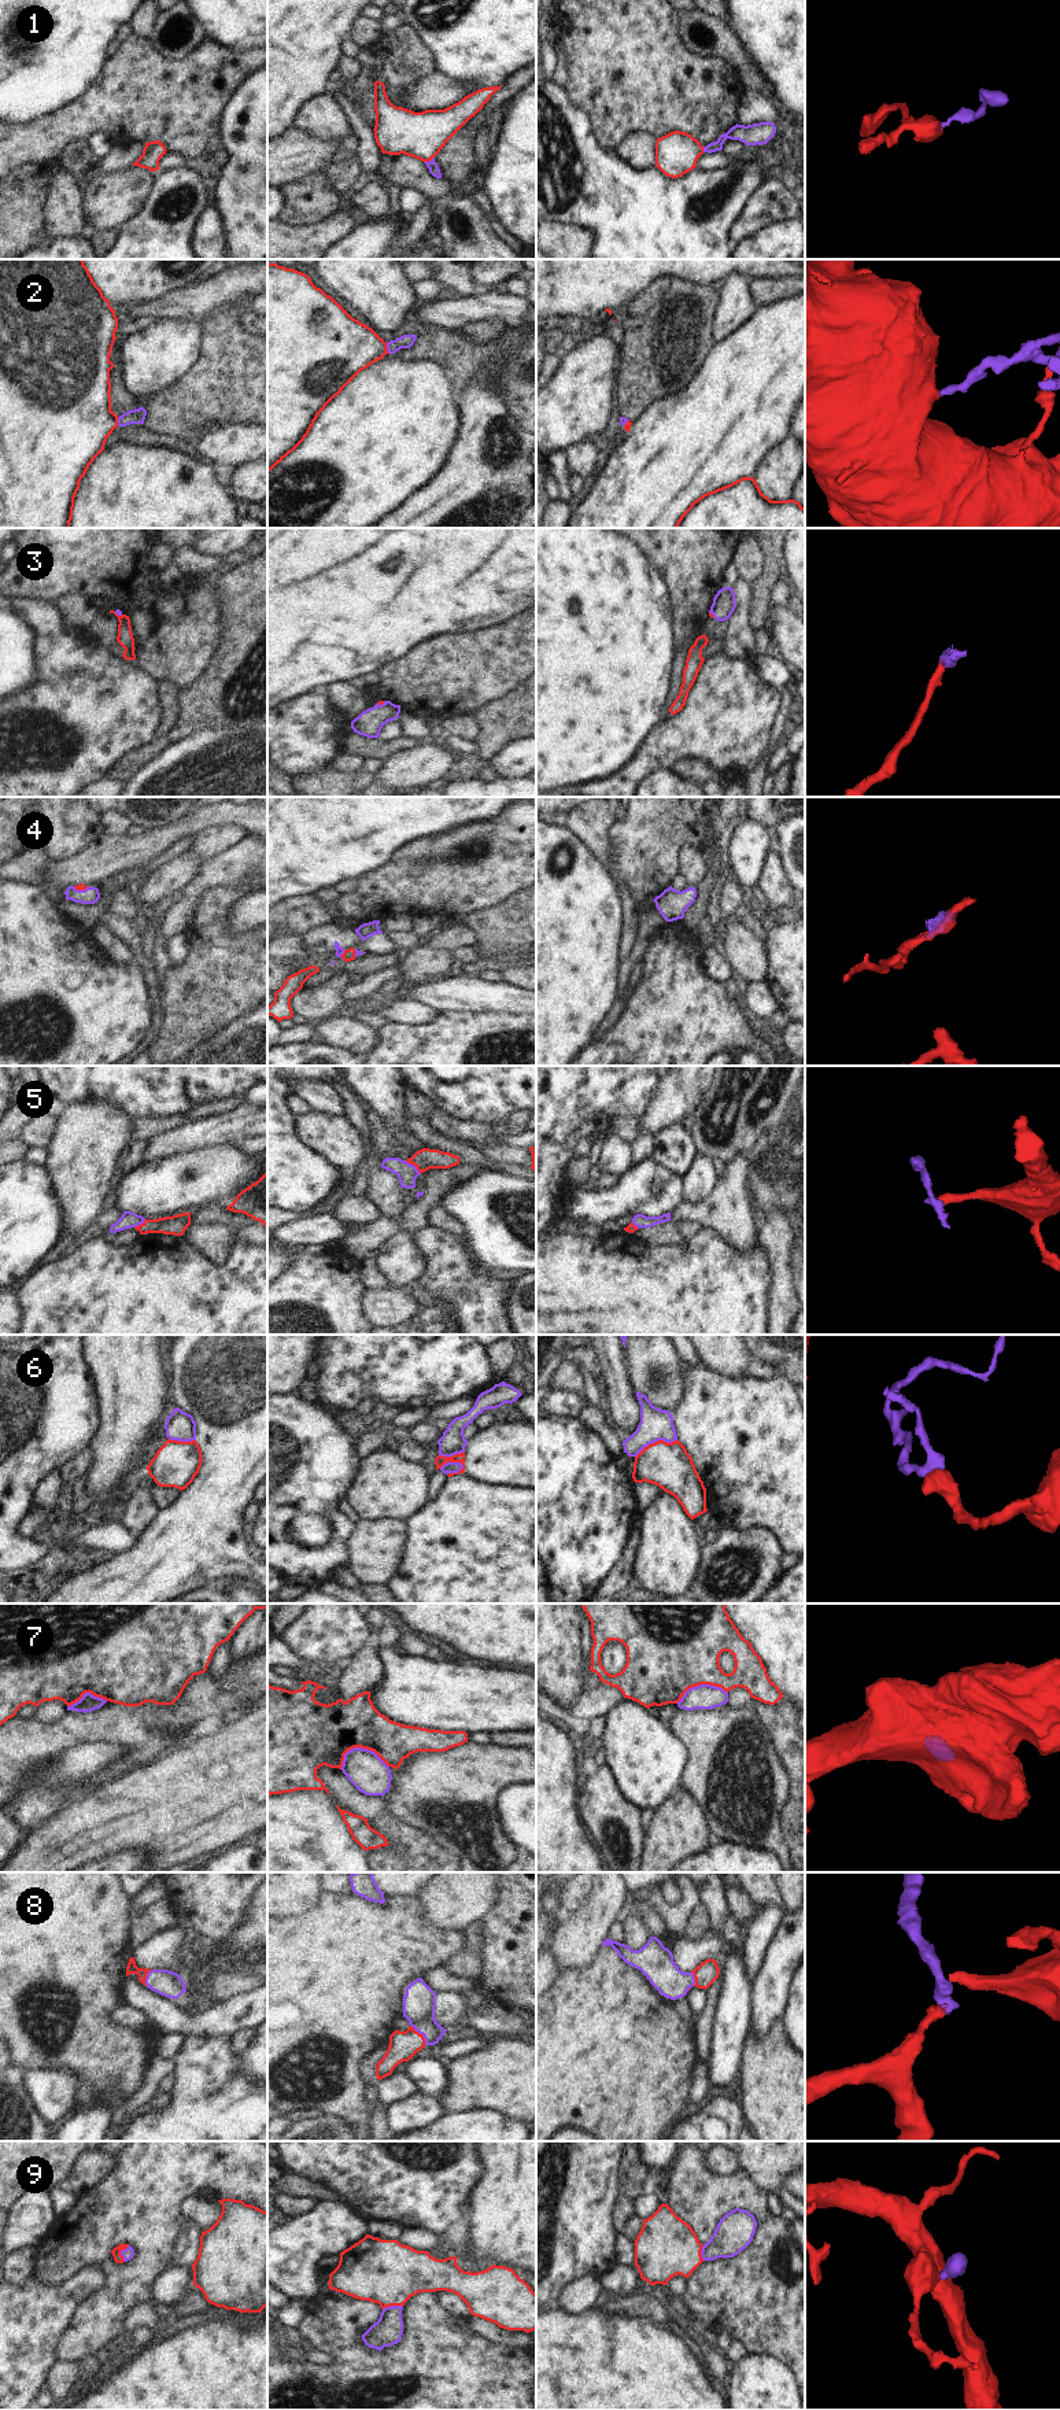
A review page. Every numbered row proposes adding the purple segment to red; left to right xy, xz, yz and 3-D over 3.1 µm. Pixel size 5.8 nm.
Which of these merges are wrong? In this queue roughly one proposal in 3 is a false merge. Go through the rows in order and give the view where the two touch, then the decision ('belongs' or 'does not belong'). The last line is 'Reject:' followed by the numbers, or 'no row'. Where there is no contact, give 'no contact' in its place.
1: meets red in xz; belongs
2: meets red in xz; belongs
3: meets red in xz; belongs
4: meets red in xy; belongs
5: meets red in xz; belongs
6: meets red in yz; does not belong
7: meets red in xz; does not belong
8: meets red in xz; belongs
9: meets red in xz; belongs
Reject: 6, 7

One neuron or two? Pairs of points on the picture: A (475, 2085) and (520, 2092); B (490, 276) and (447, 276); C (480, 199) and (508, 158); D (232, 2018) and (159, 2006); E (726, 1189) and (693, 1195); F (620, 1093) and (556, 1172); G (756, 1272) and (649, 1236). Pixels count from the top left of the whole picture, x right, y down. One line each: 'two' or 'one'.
A: one
B: two
C: two
D: one
E: two
F: one
G: two

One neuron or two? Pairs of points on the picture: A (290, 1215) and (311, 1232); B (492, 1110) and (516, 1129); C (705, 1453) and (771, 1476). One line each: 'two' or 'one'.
A: two
B: two
C: one

